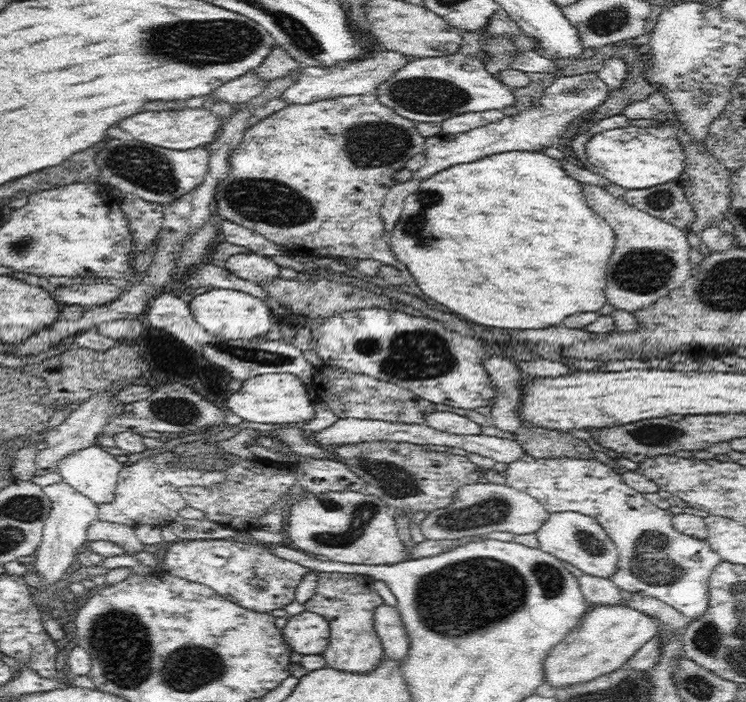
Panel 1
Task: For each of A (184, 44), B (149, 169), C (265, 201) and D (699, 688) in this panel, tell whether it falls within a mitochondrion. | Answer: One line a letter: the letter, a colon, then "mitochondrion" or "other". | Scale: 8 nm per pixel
A: mitochondrion
B: mitochondrion
C: mitochondrion
D: mitochondrion

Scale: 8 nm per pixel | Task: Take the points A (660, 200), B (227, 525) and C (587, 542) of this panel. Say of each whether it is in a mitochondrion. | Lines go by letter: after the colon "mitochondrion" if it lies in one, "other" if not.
A: mitochondrion
B: other
C: mitochondrion

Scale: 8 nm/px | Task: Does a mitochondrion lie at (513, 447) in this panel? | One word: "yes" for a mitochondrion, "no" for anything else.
no

